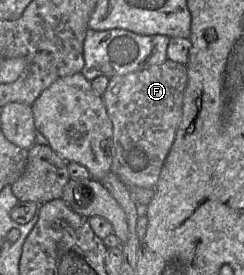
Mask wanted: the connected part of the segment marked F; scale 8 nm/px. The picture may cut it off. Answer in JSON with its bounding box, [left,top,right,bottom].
[101,59,186,187]

